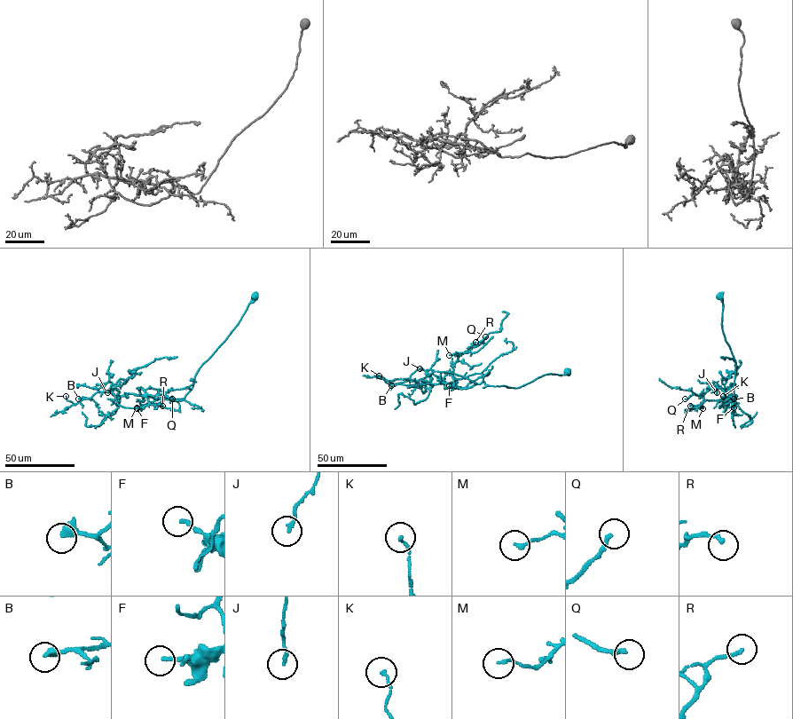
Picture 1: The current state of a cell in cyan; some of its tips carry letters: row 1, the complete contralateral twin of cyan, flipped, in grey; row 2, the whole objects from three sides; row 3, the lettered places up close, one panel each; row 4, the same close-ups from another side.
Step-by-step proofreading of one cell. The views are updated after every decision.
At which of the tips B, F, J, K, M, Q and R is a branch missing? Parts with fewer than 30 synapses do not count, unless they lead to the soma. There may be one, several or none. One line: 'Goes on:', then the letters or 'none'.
Goes on: Q

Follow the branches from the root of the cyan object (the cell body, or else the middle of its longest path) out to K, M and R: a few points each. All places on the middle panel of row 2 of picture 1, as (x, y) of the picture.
K: (567, 372), (545, 375), (517, 388), (488, 385), (482, 382), (460, 389), (442, 383), (388, 381), (379, 375)
M: (567, 372), (545, 375), (517, 388), (488, 385), (482, 382), (460, 389), (451, 374), (461, 353), (449, 355)
R: (567, 372), (545, 375), (517, 388), (488, 385), (482, 382), (460, 389), (452, 376), (454, 363), (475, 342)

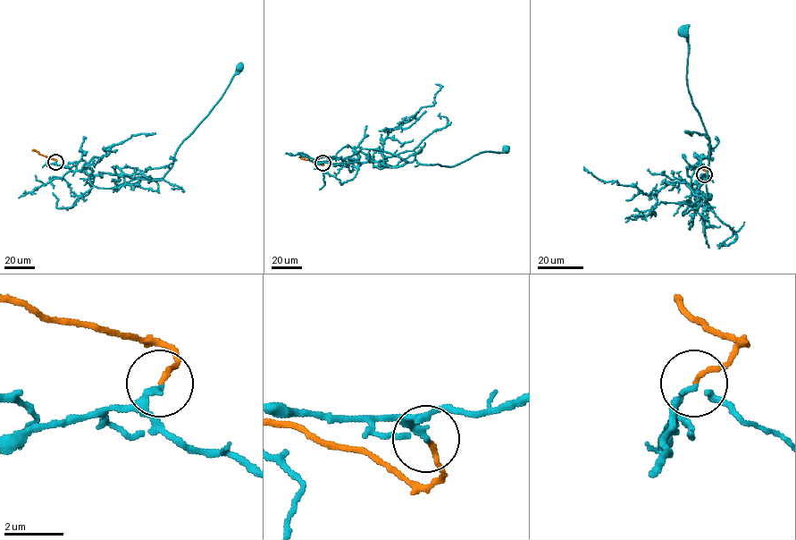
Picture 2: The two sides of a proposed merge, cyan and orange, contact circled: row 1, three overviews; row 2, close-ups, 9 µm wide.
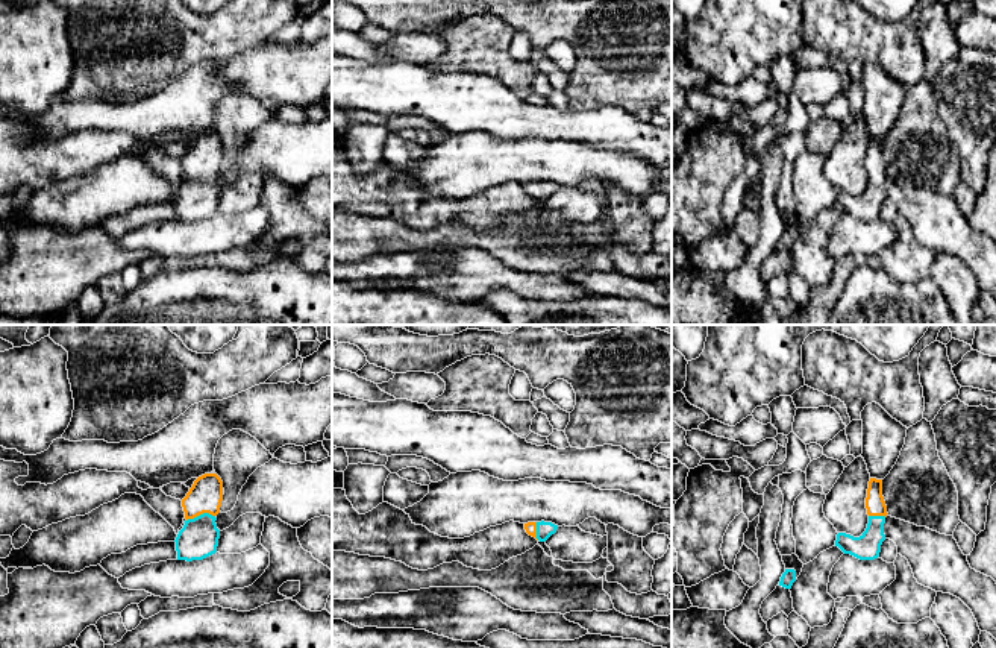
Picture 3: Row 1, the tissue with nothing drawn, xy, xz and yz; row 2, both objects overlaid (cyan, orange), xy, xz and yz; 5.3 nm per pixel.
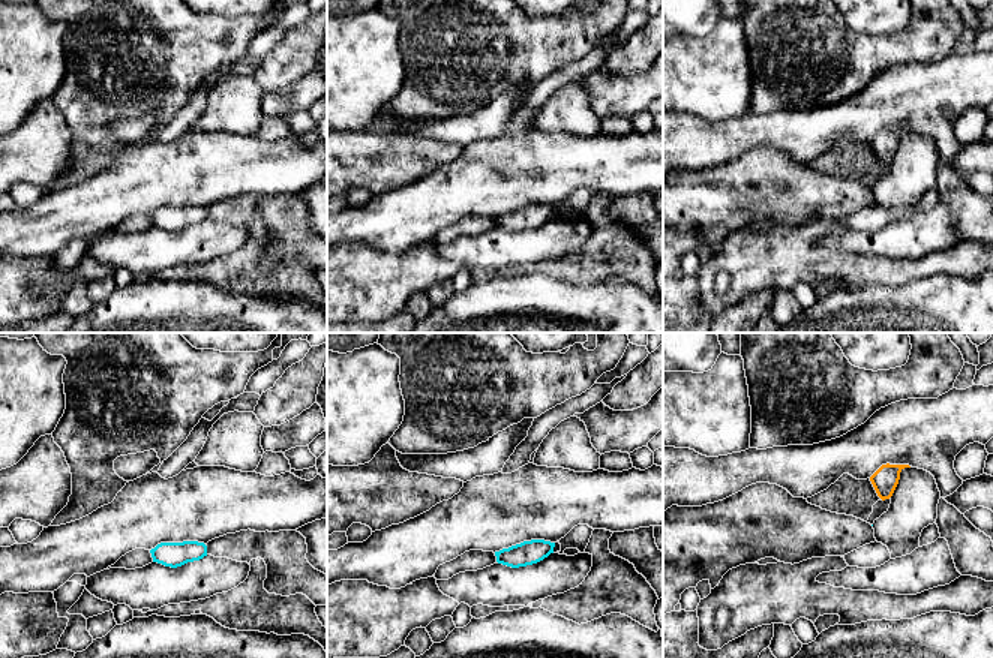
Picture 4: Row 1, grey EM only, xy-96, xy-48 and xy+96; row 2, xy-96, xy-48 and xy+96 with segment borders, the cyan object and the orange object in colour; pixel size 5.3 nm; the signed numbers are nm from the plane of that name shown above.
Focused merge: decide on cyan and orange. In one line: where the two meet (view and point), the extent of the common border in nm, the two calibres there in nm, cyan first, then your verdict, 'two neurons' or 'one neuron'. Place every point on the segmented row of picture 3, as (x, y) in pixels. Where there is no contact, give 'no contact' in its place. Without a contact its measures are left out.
contact xy (200, 515); length 160 nm; calibres 200 and 180 nm; one neuron

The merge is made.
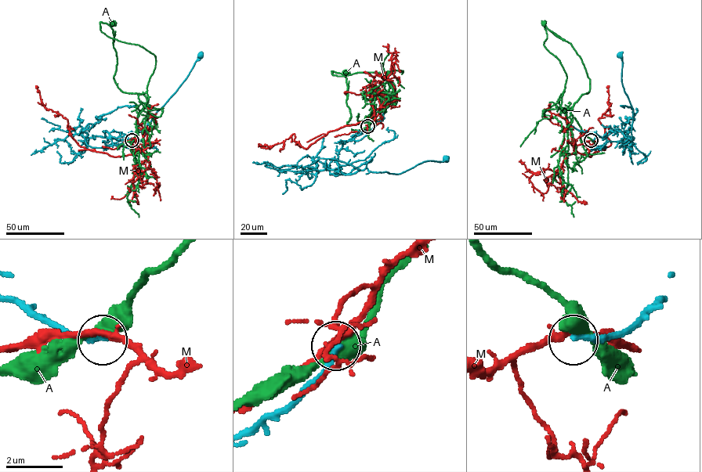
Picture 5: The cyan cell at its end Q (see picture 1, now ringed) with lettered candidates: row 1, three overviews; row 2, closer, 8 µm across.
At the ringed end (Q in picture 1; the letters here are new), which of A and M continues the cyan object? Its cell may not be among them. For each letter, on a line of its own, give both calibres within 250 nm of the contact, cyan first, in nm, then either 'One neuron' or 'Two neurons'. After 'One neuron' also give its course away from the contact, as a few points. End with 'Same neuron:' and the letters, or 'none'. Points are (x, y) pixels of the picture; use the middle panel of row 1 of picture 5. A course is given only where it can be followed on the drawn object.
A: Thickness 280 nm (cyan) against 360 nm. Two neurons
M: Thickness 240 nm (cyan) against 240 nm. Two neurons
Same neuron: none

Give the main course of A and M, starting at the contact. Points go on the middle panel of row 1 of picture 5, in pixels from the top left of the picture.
A: (367, 127), (388, 103), (379, 118), (348, 124), (351, 113), (342, 73), (346, 73)
M: (367, 126), (378, 109), (363, 121), (331, 131), (306, 149), (294, 141), (294, 134), (272, 146), (258, 144)

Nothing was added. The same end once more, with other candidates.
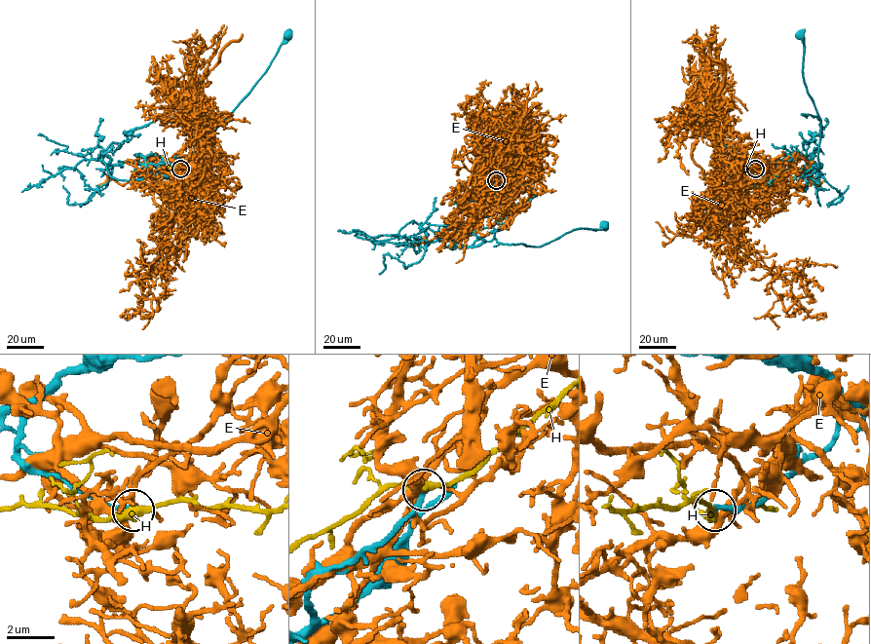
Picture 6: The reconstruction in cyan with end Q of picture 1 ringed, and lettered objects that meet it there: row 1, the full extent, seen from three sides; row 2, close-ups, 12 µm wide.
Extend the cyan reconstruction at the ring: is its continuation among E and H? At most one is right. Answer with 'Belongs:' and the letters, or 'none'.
Belongs: H

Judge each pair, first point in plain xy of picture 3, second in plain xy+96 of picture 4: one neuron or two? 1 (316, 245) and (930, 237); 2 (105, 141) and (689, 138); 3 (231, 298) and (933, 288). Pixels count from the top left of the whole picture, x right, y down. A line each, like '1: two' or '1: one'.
1: two
2: two
3: one

